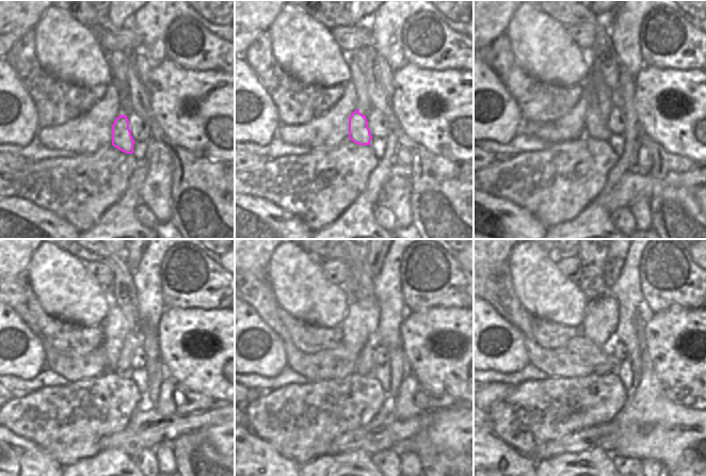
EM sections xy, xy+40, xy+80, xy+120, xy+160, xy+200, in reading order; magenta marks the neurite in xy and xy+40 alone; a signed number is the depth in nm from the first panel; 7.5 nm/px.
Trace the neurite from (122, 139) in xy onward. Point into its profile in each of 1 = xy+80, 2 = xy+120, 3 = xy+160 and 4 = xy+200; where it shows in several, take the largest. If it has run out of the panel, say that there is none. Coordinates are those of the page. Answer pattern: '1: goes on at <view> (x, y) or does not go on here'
1: goes on at xy+80 (595, 128)
2: goes on at xy+120 (119, 321)
3: goes on at xy+160 (362, 318)
4: goes on at xy+200 (599, 321)

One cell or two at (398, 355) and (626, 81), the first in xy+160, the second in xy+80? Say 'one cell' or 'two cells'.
one cell

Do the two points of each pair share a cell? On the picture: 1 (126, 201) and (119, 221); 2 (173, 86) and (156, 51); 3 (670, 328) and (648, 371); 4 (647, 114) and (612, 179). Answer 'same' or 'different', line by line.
1: same
2: different
3: different
4: different

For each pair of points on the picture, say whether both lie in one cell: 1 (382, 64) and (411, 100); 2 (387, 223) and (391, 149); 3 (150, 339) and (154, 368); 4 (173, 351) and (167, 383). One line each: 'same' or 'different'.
1: different
2: different
3: same
4: different

